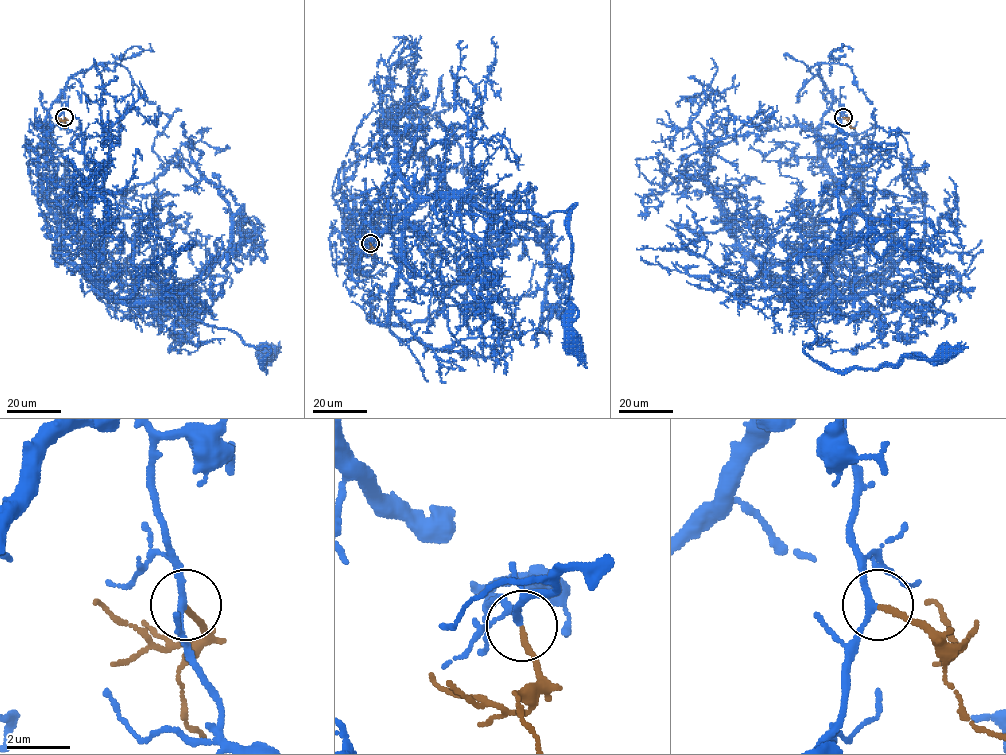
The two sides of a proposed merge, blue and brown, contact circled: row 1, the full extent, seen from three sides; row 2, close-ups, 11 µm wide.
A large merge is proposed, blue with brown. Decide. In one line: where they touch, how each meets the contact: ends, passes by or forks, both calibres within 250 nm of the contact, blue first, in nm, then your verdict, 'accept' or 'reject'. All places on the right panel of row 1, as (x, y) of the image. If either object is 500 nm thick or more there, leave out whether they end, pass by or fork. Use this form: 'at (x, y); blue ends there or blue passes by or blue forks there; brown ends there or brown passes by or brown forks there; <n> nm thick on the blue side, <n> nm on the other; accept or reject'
at (843, 117); blue passes by; brown ends there; 190 nm thick on the blue side, 160 nm on the other; accept

